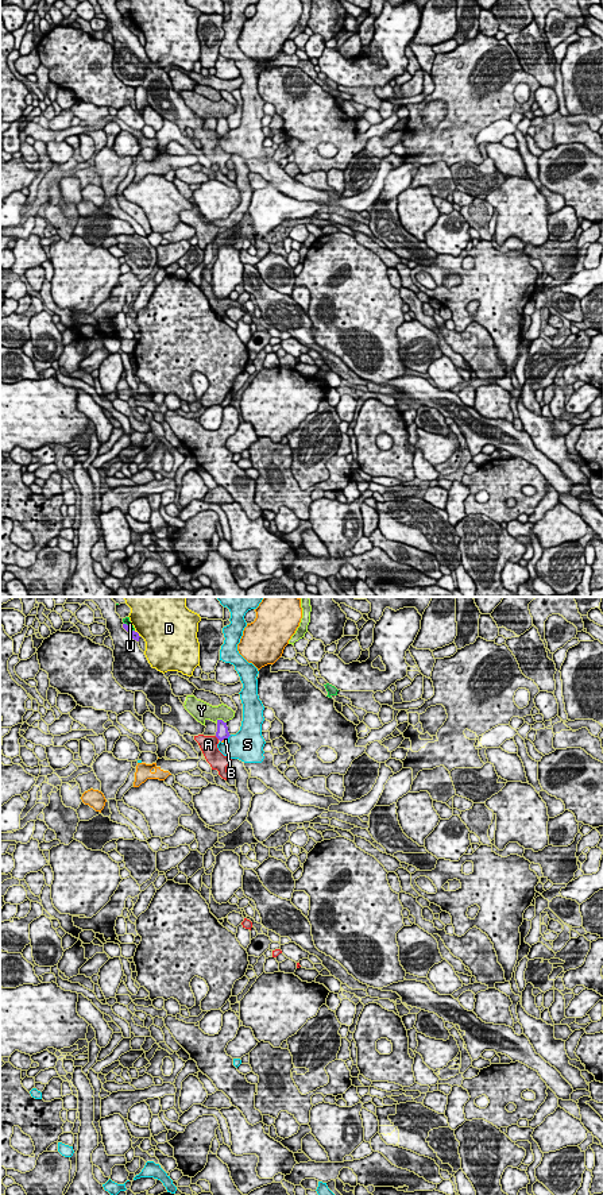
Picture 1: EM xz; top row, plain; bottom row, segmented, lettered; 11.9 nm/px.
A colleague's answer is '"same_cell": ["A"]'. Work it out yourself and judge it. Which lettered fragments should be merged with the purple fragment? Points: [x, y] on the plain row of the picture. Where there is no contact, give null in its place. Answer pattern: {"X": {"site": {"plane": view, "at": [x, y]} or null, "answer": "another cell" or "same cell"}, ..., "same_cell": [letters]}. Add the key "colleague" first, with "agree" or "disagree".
{"colleague": "disagree", "A": {"site": {"plane": "xz", "at": [217, 133]}, "answer": "another cell"}, "B": {"site": {"plane": "xz", "at": [224, 133]}, "answer": "another cell"}, "D": {"site": {"plane": "xz", "at": [138, 29]}, "answer": "another cell"}, "S": {"site": {"plane": "xz", "at": [228, 131]}, "answer": "another cell"}, "U": {"site": {"plane": "xz", "at": [130, 22]}, "answer": "another cell"}, "Y": {"site": {"plane": "xz", "at": [221, 115]}, "answer": "another cell"}, "same_cell": []}

